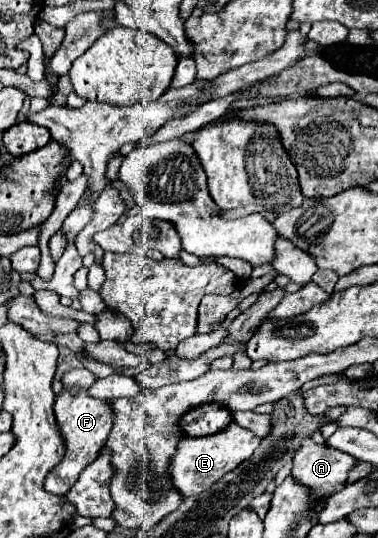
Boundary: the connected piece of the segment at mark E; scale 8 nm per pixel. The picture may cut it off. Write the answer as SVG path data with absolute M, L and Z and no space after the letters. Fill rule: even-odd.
M231 423L227 429L207 435L207 437L185 437L177 445L177 453L171 459L169 473L173 477L173 485L181 491L185 497L199 495L207 491L211 485L215 485L225 473L237 469L243 461L247 461L255 449L259 447L261 439L249 433L249 429L241 429L239 425Z

